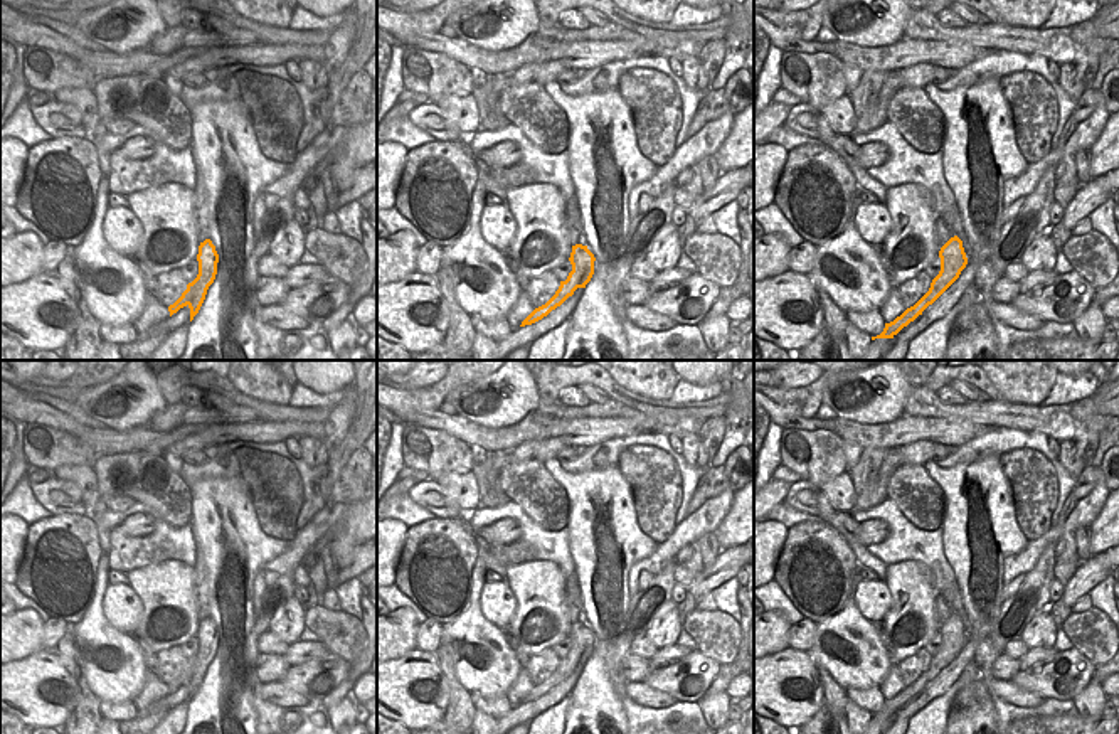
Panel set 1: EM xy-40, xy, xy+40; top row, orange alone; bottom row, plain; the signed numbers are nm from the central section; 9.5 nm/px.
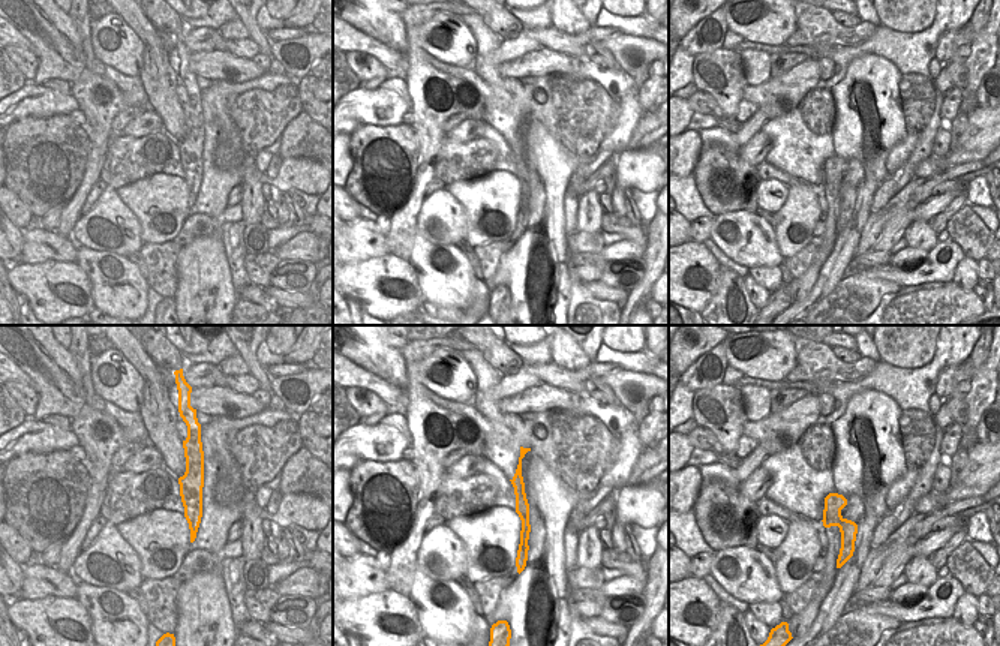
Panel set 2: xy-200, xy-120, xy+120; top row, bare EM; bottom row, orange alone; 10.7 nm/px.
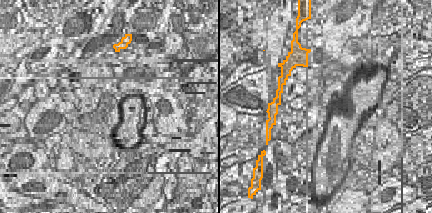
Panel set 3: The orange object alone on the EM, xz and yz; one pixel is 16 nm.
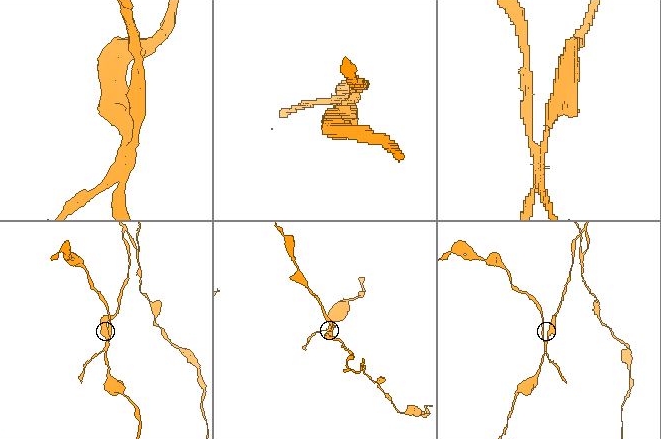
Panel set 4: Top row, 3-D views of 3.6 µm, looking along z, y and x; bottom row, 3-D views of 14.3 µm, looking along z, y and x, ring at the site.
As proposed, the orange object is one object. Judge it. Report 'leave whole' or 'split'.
split

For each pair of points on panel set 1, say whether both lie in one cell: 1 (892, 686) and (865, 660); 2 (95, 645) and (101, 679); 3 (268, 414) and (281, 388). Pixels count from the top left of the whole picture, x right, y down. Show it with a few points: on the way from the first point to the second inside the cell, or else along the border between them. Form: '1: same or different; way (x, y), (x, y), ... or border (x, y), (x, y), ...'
1: different; border (892, 665), (879, 684)
2: same; way (101, 654), (101, 670)
3: different; border (263, 401), (286, 406)

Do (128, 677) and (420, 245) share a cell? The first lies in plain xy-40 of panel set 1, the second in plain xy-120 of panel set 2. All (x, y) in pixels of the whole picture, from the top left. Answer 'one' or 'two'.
one

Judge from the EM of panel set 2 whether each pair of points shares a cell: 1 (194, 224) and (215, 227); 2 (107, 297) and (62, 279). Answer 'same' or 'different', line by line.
1: same
2: different

